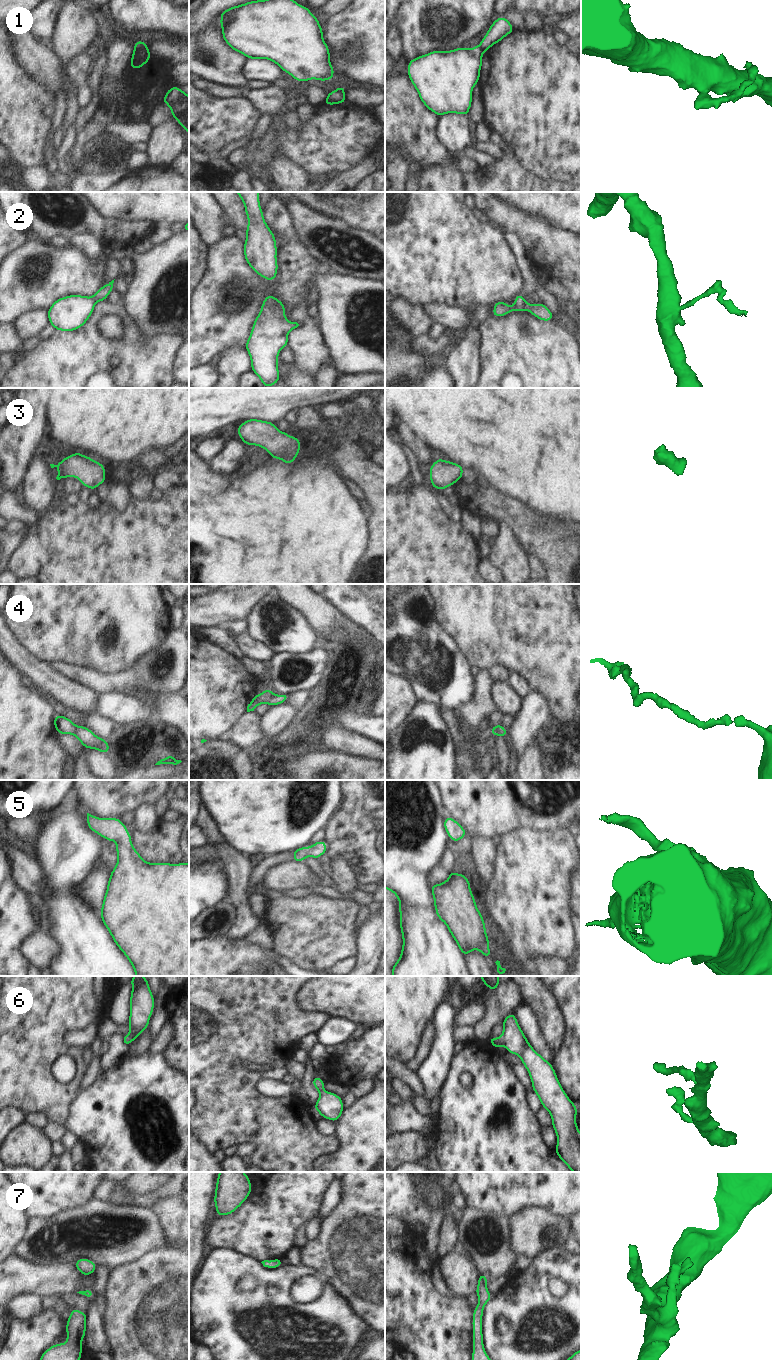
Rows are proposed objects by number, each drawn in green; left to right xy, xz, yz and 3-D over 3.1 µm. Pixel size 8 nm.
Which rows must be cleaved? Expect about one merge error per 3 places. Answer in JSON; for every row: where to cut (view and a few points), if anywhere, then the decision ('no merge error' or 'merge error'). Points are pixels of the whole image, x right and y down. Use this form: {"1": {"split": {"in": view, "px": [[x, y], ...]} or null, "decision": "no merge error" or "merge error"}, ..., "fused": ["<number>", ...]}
{"1": {"split": {"in": "xy", "px": [[145, 44], [134, 48]]}, "decision": "merge error"}, "2": {"split": null, "decision": "no merge error"}, "3": {"split": null, "decision": "no merge error"}, "4": {"split": null, "decision": "no merge error"}, "5": {"split": null, "decision": "no merge error"}, "6": {"split": null, "decision": "no merge error"}, "7": {"split": null, "decision": "no merge error"}, "fused": ["1"]}

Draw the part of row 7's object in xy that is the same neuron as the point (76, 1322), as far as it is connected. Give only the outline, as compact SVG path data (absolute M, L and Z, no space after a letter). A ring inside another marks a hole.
M71 1309L66 1323L66 1344L57 1343L49 1347L39 1360L80 1360L82 1355L81 1340L85 1339L87 1314Z

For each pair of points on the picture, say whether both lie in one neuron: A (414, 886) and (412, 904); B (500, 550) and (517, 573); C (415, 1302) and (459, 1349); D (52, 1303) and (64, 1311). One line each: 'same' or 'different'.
A: same
B: same
C: same
D: same

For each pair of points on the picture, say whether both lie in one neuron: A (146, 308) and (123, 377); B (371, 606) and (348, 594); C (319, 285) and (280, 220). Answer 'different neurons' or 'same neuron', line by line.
A: different neurons
B: same neuron
C: different neurons

